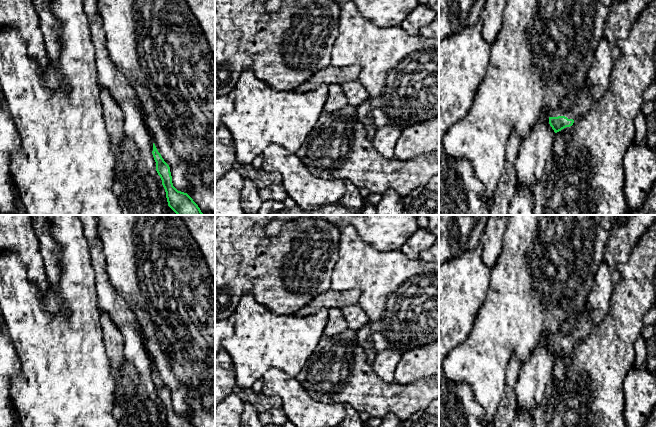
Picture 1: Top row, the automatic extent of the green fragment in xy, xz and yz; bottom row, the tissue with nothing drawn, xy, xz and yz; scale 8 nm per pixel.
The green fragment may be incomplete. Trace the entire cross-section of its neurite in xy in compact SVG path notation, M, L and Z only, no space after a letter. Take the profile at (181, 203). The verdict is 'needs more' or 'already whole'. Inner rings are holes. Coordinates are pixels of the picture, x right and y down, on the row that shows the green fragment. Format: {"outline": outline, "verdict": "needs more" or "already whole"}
{"outline": "M154 143L152 154L156 162L156 171L162 180L162 185L166 192L168 206L177 215L203 215L198 205L187 193L178 191L173 186L170 167L164 161Z", "verdict": "already whole"}

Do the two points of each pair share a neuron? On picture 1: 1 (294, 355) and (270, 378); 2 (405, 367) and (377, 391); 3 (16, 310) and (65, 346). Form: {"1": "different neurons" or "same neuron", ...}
{"1": "different neurons", "2": "different neurons", "3": "same neuron"}

